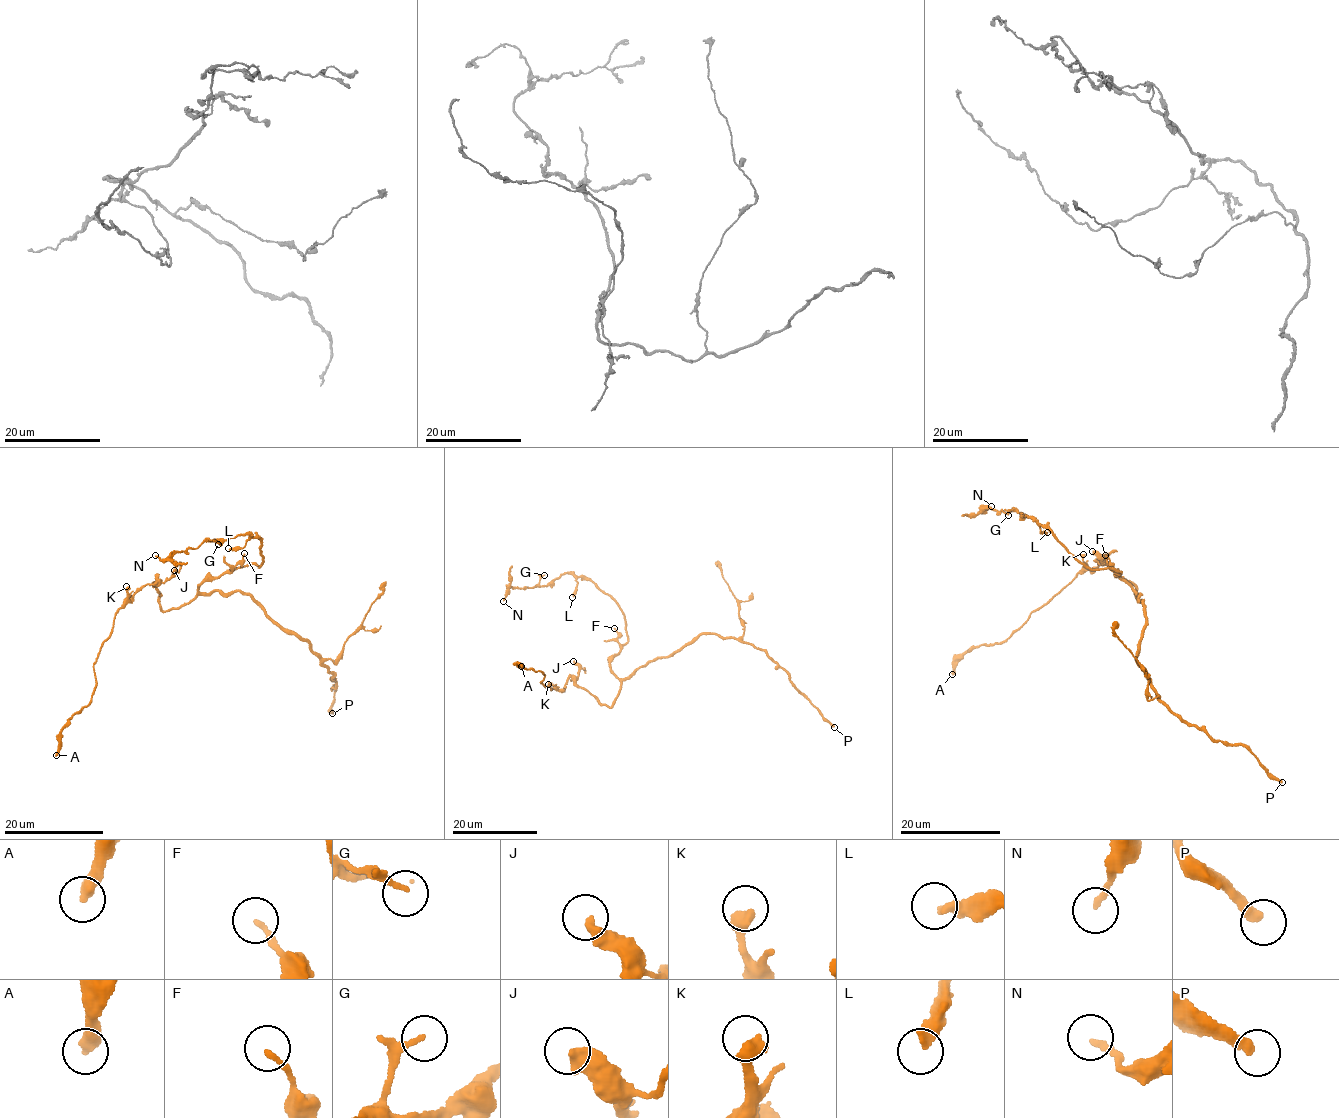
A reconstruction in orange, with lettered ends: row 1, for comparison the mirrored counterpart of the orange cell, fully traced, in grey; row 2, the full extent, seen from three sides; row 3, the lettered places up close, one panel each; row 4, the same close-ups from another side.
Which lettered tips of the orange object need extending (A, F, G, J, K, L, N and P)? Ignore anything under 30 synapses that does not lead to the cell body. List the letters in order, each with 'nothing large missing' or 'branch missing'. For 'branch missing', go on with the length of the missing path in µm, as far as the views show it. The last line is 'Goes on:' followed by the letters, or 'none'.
A: nothing large missing
F: nothing large missing
G: nothing large missing
J: nothing large missing
K: nothing large missing
L: nothing large missing
N: nothing large missing
P: nothing large missing
Goes on: none

